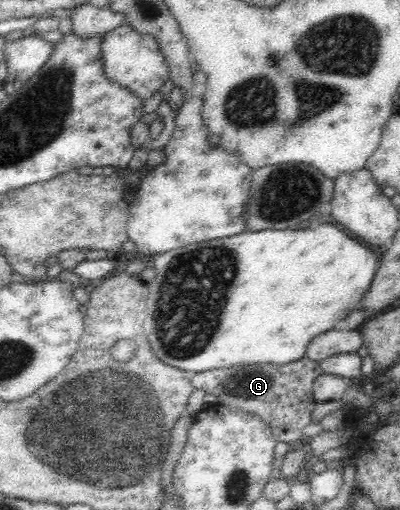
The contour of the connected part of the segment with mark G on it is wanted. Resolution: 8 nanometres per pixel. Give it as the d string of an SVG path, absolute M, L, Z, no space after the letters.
M304 356L293 363L227 369L188 374L188 380L194 389L217 396L219 404L242 409L260 418L272 429L278 443L297 444L303 440L302 430L313 421L312 412L316 408L313 383L323 374L320 363Z

